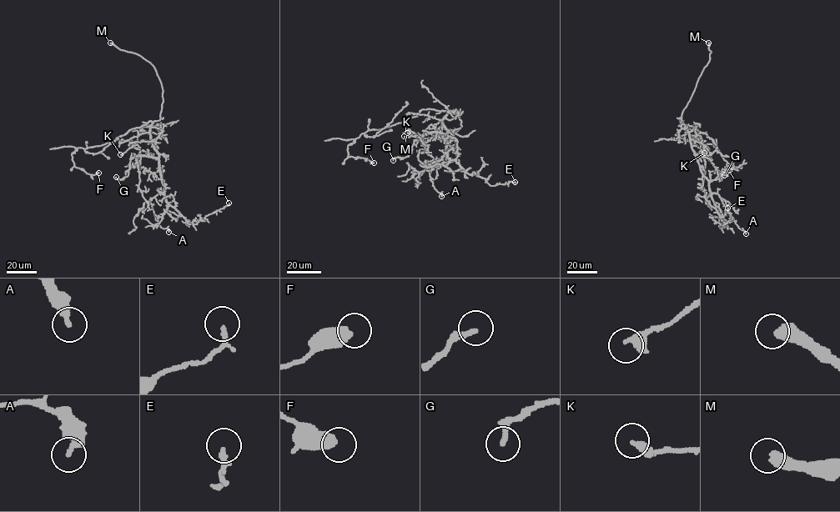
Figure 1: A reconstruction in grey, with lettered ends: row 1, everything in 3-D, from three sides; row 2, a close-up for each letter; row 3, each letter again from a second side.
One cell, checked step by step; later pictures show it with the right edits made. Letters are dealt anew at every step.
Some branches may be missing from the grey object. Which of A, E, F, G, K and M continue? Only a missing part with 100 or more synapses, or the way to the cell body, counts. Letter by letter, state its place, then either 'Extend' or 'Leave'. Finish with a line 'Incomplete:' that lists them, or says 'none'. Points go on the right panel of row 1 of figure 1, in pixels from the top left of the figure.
A: Place: (746, 233). Leave
E: Place: (727, 208). Leave
F: Place: (729, 170). Leave
G: Place: (724, 175). Leave
K: Place: (704, 153). Leave
M: Place: (708, 42). Extend
Incomplete: M

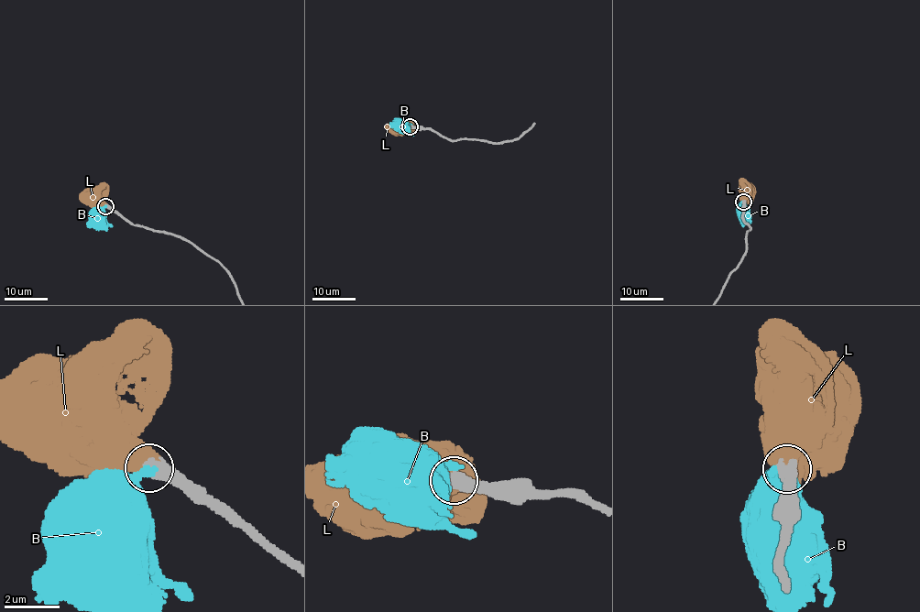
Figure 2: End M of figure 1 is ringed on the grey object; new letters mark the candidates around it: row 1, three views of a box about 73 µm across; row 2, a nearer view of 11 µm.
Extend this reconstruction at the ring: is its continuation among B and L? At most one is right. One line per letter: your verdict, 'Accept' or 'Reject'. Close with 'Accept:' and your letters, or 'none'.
B: Reject
L: Accept
Accept: L

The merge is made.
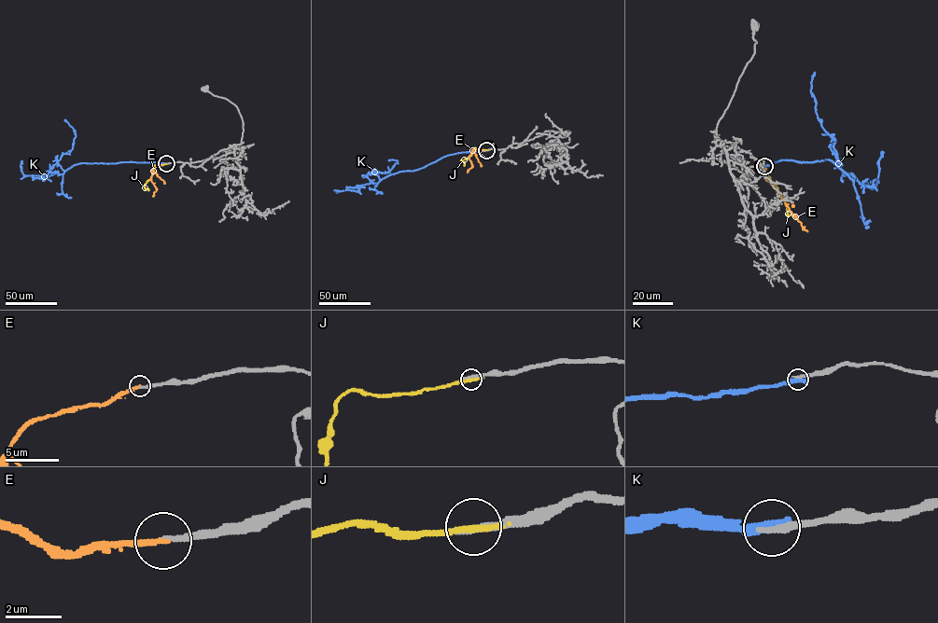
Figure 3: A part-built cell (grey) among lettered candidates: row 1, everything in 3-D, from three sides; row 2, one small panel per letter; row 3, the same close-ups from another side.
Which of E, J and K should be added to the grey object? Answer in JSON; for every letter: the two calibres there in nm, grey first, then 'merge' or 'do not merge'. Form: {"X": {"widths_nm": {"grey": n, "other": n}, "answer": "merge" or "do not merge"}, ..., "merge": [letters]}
{"E": {"widths_nm": {"grey": 160, "other": 220}, "answer": "merge"}, "J": {"widths_nm": {"grey": 320, "other": 280}, "answer": "do not merge"}, "K": {"widths_nm": {"grey": 240, "other": 440}, "answer": "do not merge"}, "merge": ["E"]}

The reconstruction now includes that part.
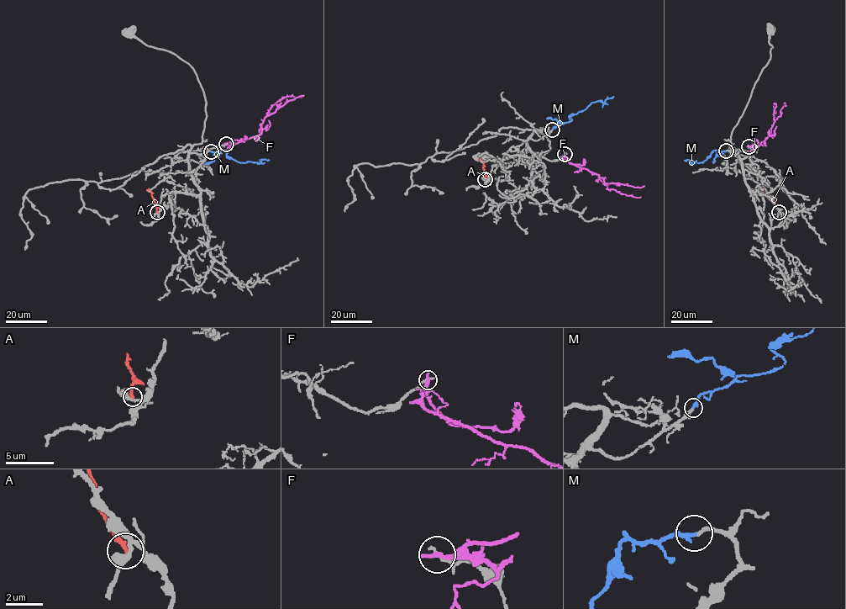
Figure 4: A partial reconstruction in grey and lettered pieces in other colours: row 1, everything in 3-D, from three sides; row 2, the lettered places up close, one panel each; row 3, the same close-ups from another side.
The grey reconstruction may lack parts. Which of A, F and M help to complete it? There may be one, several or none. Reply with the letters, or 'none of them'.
M

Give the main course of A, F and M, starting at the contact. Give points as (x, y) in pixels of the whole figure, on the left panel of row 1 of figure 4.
A: (157, 212), (150, 191), (147, 189)
F: (226, 145), (257, 136), (270, 108), (286, 97), (302, 97)
M: (211, 150), (228, 150), (227, 156), (239, 162), (261, 163), (261, 160), (269, 160)

